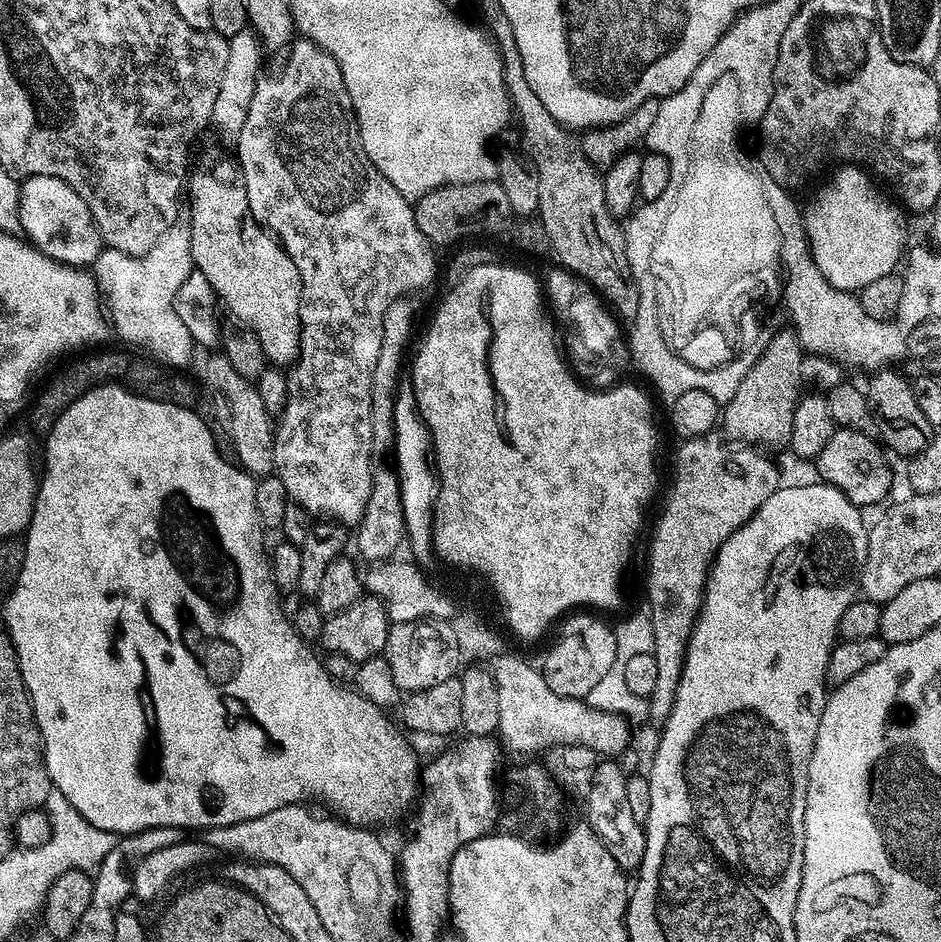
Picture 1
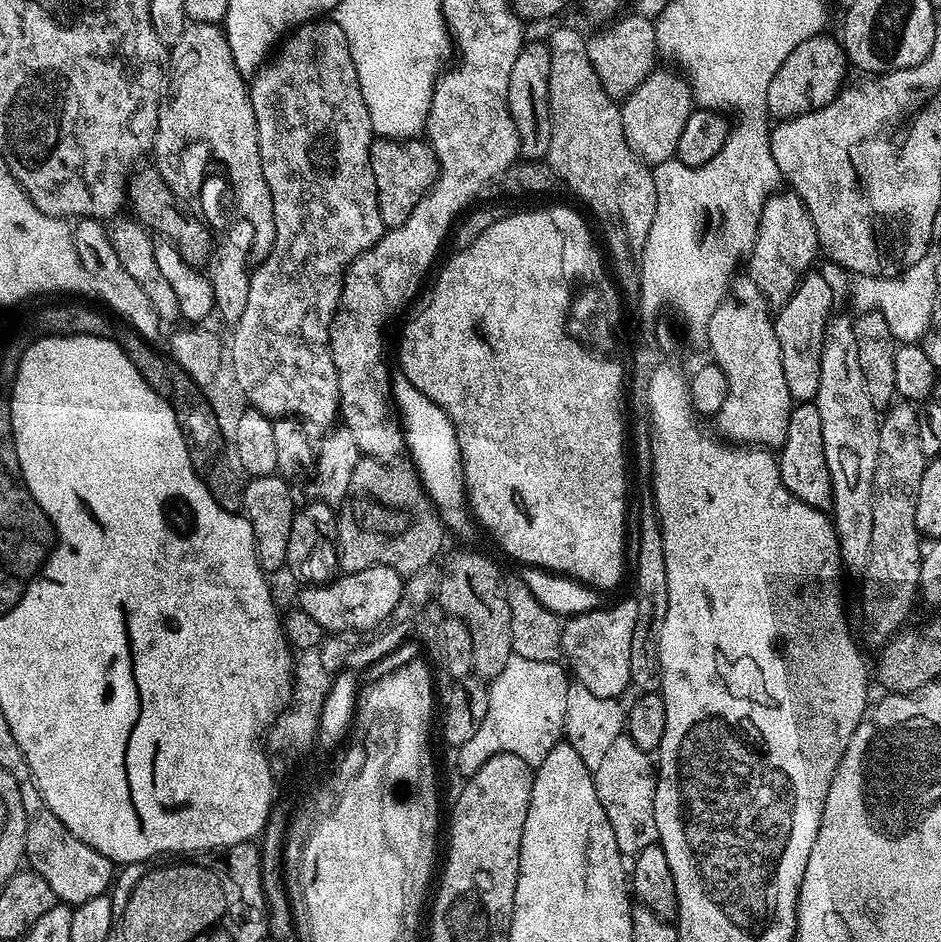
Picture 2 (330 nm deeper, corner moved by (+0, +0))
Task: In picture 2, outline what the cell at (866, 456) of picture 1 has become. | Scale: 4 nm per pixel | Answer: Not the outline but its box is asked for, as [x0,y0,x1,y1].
[778,402,832,512]

